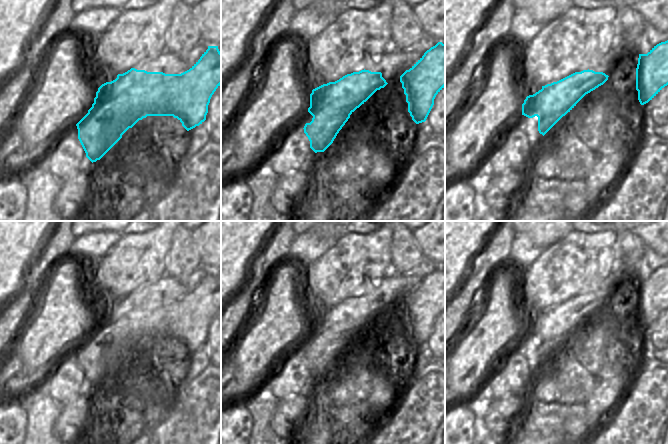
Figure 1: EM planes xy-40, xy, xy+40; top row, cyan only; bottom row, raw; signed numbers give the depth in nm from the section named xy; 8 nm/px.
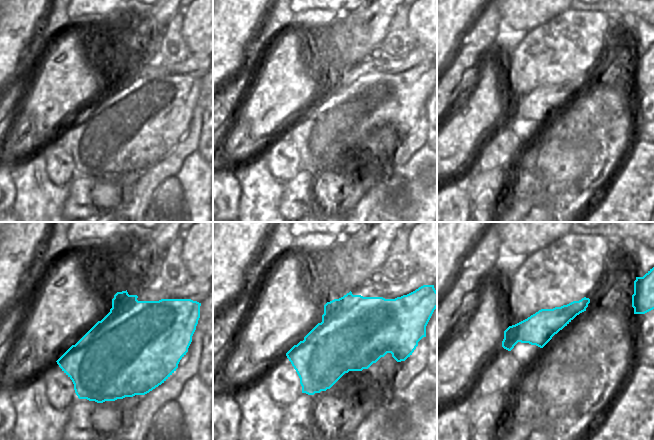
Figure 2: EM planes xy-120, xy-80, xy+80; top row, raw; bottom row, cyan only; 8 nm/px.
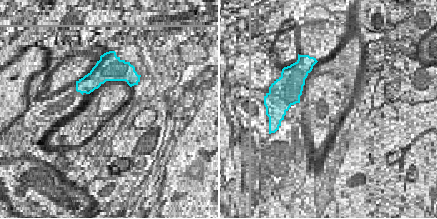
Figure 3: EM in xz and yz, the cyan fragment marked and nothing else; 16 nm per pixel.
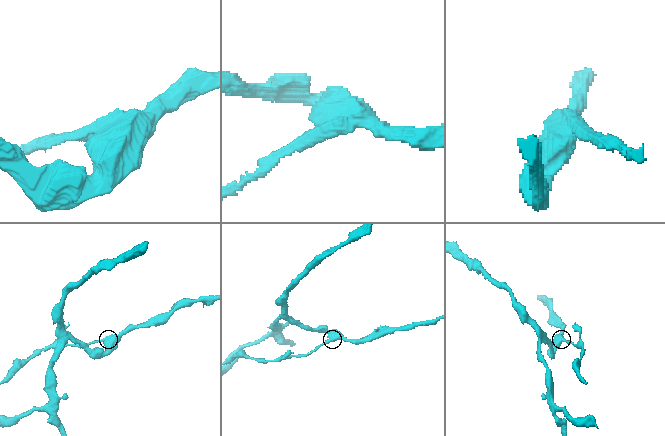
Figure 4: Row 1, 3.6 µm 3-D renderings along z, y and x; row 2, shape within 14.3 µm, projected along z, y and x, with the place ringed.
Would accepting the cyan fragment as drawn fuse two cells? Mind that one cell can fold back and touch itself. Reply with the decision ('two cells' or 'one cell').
two cells

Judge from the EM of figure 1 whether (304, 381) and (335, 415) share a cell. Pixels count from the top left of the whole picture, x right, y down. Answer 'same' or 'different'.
different

